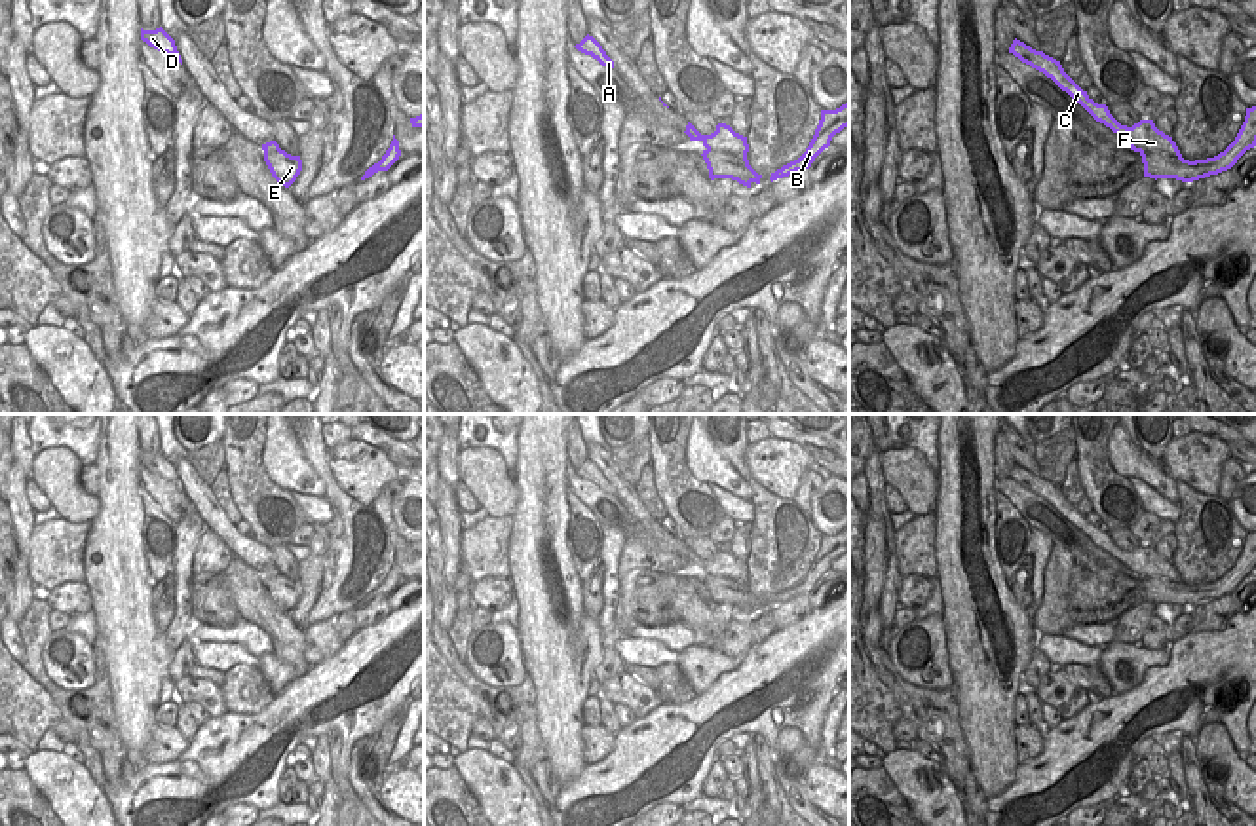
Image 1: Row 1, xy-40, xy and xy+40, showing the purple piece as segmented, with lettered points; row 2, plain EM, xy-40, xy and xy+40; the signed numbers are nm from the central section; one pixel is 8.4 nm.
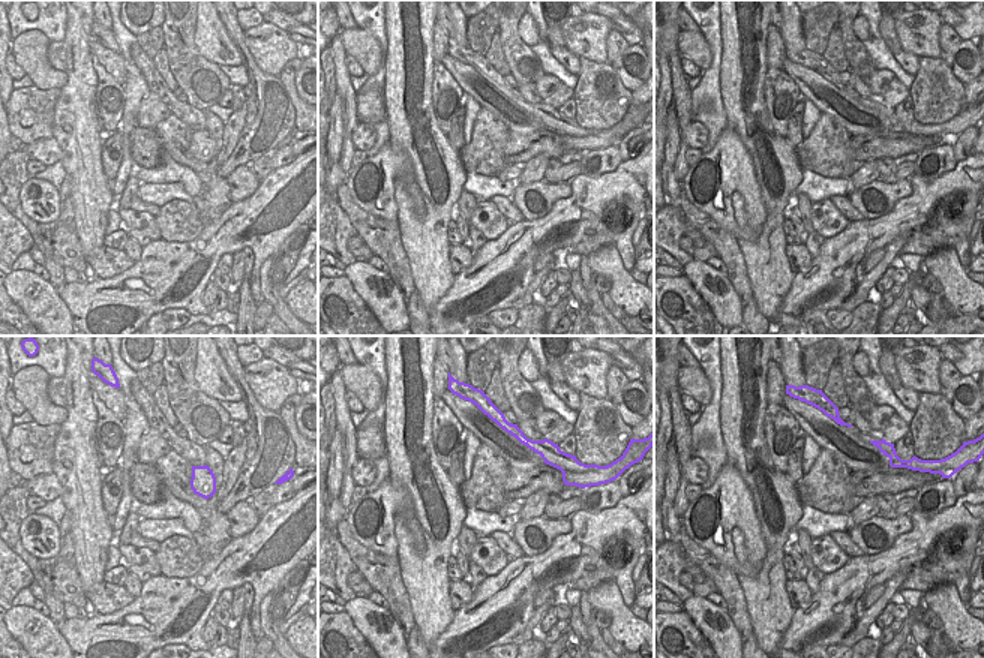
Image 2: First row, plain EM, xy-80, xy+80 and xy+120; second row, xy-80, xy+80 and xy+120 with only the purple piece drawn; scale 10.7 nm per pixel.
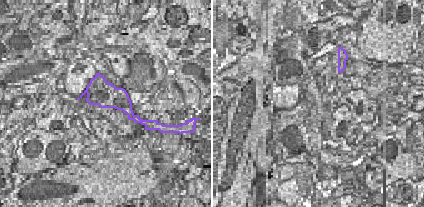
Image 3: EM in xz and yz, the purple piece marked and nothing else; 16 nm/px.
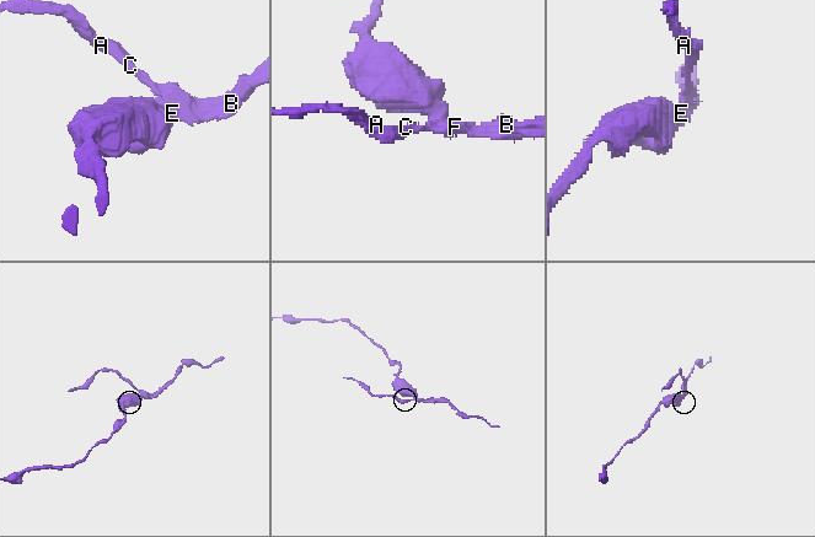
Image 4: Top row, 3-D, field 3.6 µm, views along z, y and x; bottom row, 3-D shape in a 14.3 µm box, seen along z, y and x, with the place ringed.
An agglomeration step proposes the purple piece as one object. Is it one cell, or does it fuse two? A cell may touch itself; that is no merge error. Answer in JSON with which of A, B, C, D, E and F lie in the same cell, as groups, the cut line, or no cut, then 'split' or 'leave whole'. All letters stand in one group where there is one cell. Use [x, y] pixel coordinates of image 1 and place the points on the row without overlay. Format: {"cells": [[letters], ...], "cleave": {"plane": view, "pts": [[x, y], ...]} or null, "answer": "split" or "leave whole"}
{"cells": [["A", "B", "C", "D", "F"], ["E"]], "cleave": {"plane": "xy+40", "pts": [[1141, 576], [1180, 583]]}, "answer": "split"}

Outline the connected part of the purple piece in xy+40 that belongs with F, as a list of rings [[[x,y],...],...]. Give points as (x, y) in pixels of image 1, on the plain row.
[[[1013,465],[1009,479],[1018,482],[1022,488],[1043,497],[1051,503],[1062,516],[1066,516],[1075,528],[1079,528],[1096,547],[1117,558],[1134,577],[1153,577],[1169,579],[1172,583],[1182,583],[1172,562],[1159,556],[1153,545],[1140,545],[1132,553],[1121,551],[1108,535],[1106,530],[1094,528],[1087,516],[1083,516],[1062,494],[1060,486],[1036,477],[1020,465]]]

